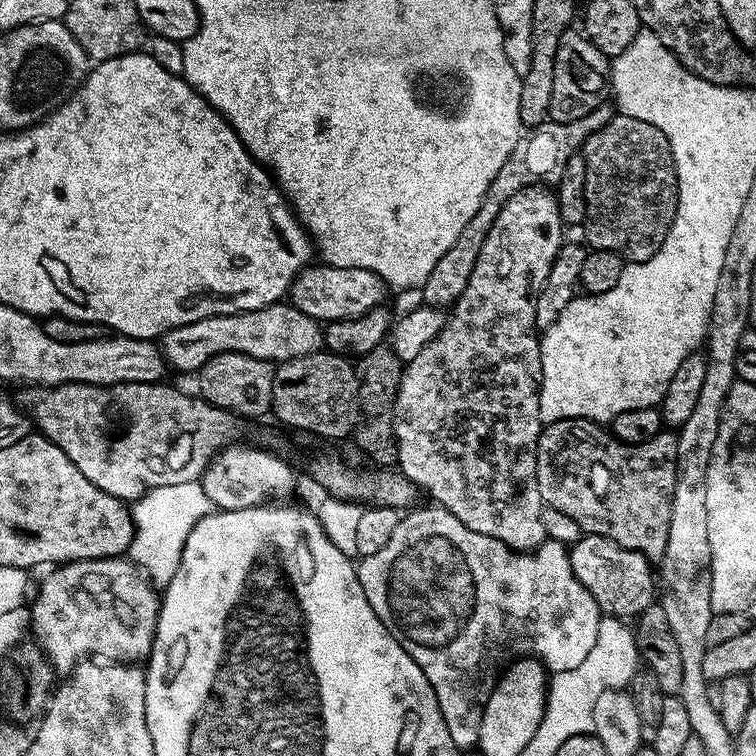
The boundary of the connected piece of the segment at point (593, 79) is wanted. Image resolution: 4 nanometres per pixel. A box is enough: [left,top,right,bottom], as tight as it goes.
[548,30,612,123]

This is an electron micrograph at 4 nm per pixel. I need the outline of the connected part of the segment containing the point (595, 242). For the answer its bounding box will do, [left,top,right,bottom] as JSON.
[582,134,676,262]

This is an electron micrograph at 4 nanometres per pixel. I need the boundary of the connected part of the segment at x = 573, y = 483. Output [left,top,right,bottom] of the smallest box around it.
[536,420,678,562]

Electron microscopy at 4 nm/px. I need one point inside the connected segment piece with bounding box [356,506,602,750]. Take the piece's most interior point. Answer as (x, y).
(464, 606)

